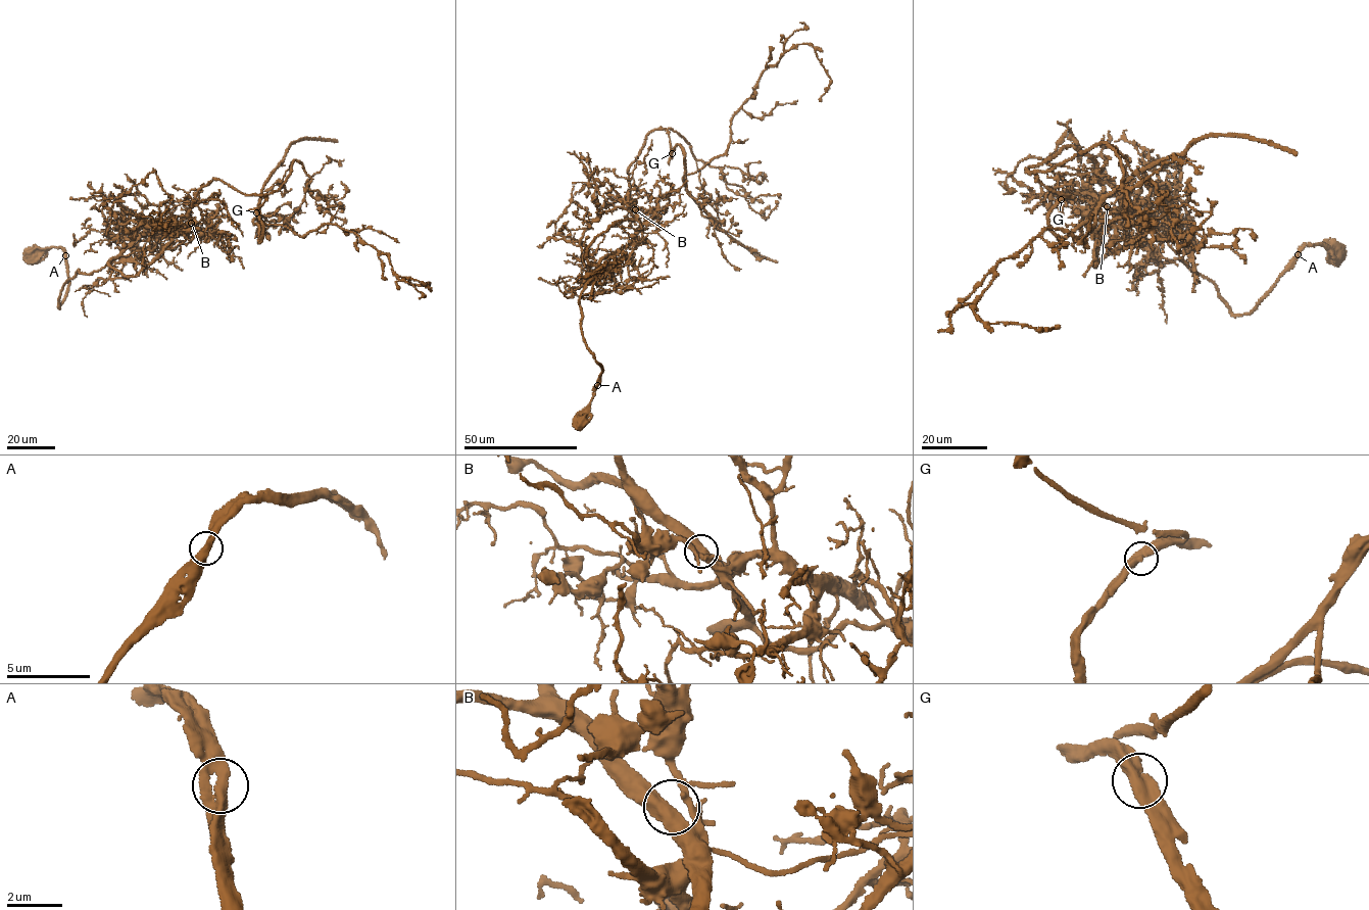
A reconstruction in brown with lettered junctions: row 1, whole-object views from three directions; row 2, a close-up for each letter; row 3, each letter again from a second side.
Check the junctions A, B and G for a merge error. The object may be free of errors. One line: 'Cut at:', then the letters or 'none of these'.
Cut at: G

